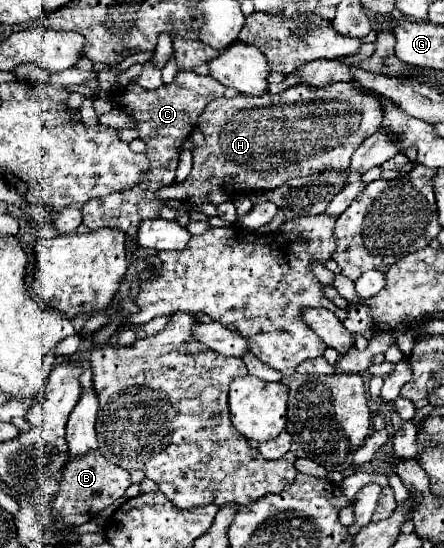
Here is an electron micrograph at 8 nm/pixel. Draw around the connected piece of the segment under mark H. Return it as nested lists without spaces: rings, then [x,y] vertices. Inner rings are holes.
[[[334,83],[322,89],[308,89],[304,85],[290,87],[280,95],[262,95],[262,97],[244,97],[238,95],[234,99],[216,99],[208,103],[208,109],[202,113],[198,129],[204,133],[206,143],[194,149],[194,167],[182,185],[164,187],[158,197],[180,199],[186,203],[202,203],[208,201],[208,193],[214,185],[226,185],[230,181],[236,183],[236,189],[242,193],[248,191],[268,191],[284,185],[294,177],[306,177],[320,169],[332,169],[332,161],[336,161],[336,169],[346,169],[350,165],[352,153],[358,145],[376,133],[382,125],[384,103],[374,93],[360,91],[352,83]]]

